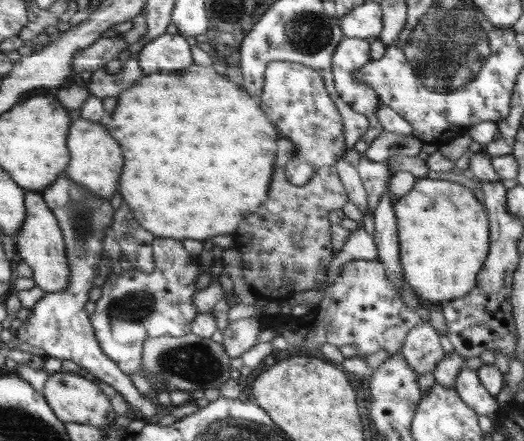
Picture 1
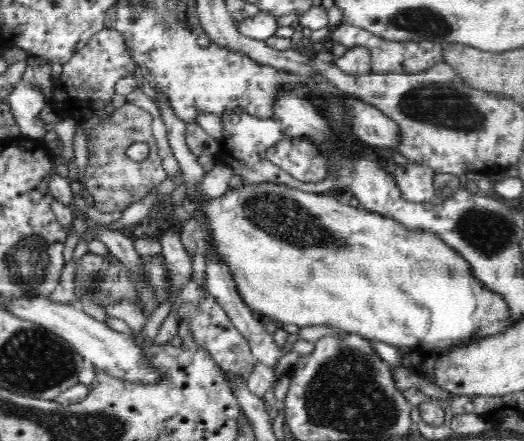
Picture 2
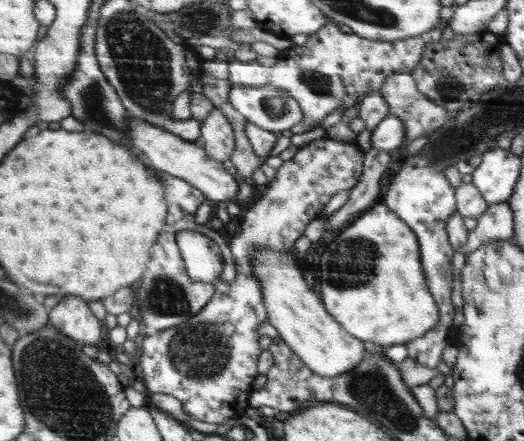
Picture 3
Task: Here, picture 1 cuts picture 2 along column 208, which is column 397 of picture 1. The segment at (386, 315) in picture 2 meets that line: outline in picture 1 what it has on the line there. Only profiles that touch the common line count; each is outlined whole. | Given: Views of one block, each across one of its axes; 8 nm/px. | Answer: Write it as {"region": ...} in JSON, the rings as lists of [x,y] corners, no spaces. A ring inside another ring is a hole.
{"region":[[[426,176],[416,181],[409,193],[395,199],[393,209],[398,229],[399,262],[412,292],[434,307],[439,307],[442,300],[466,297],[478,284],[478,274],[488,256],[488,218],[472,190],[456,182]]]}

